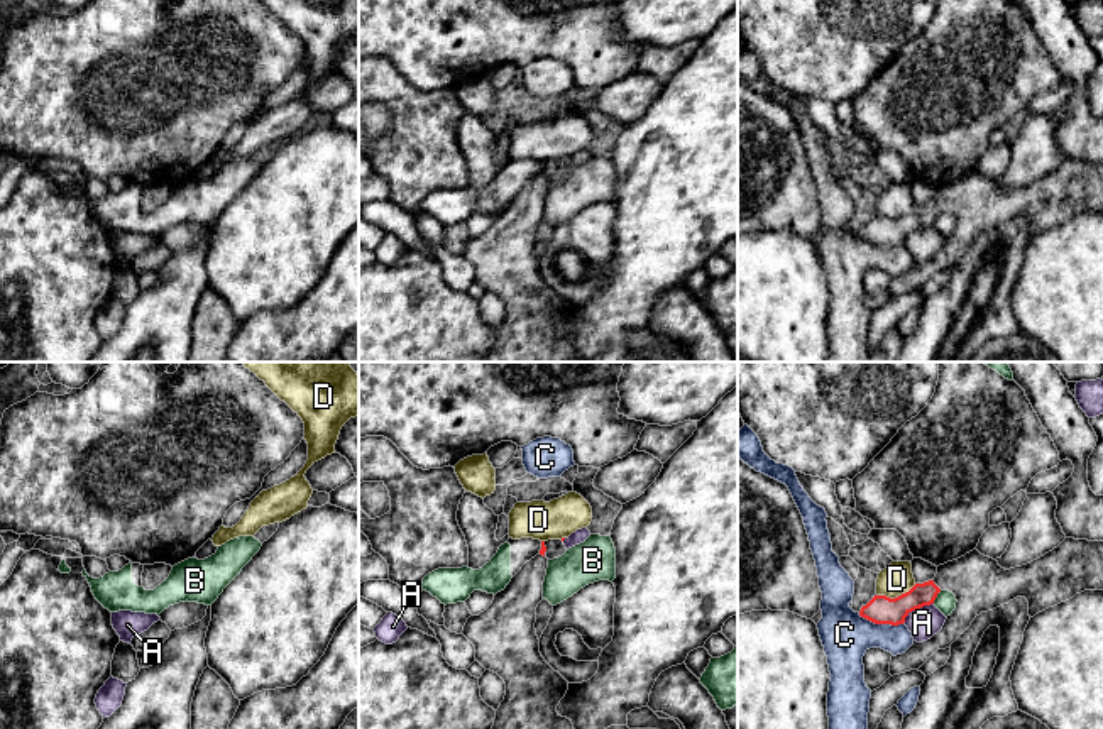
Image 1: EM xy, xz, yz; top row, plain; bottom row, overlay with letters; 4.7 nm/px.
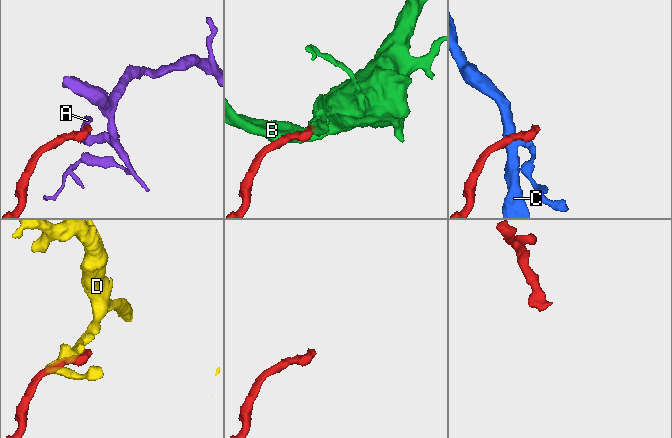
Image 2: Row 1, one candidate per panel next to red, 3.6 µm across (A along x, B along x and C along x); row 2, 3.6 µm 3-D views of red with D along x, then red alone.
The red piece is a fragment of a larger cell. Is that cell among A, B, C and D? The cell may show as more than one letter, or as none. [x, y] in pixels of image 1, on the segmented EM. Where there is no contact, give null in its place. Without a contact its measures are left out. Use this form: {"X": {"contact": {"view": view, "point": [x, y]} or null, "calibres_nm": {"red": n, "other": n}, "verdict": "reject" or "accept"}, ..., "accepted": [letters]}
{"A": {"contact": {"view": "yz", "point": [916, 608]}, "calibres_nm": {"red": 140, "other": 150}, "verdict": "reject"}, "B": {"contact": {"view": "yz", "point": [936, 596]}, "calibres_nm": {"red": 130, "other": 100}, "verdict": "reject"}, "C": {"contact": {"view": "yz", "point": [880, 623]}, "calibres_nm": {"red": 140, "other": 240}, "verdict": "reject"}, "D": {"contact": {"view": "yz", "point": [895, 597]}, "calibres_nm": {"red": 140, "other": 150}, "verdict": "reject"}, "accepted": []}

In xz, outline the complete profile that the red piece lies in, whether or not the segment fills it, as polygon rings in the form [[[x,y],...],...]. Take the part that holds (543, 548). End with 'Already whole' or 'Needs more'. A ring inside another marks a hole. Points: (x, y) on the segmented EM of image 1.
[[[541,541],[540,553],[484,612],[470,616],[462,631],[475,646],[475,660],[506,683],[492,729],[573,729],[572,721],[557,712],[568,682],[541,656],[535,629],[548,568],[545,551]]]. Needs more

